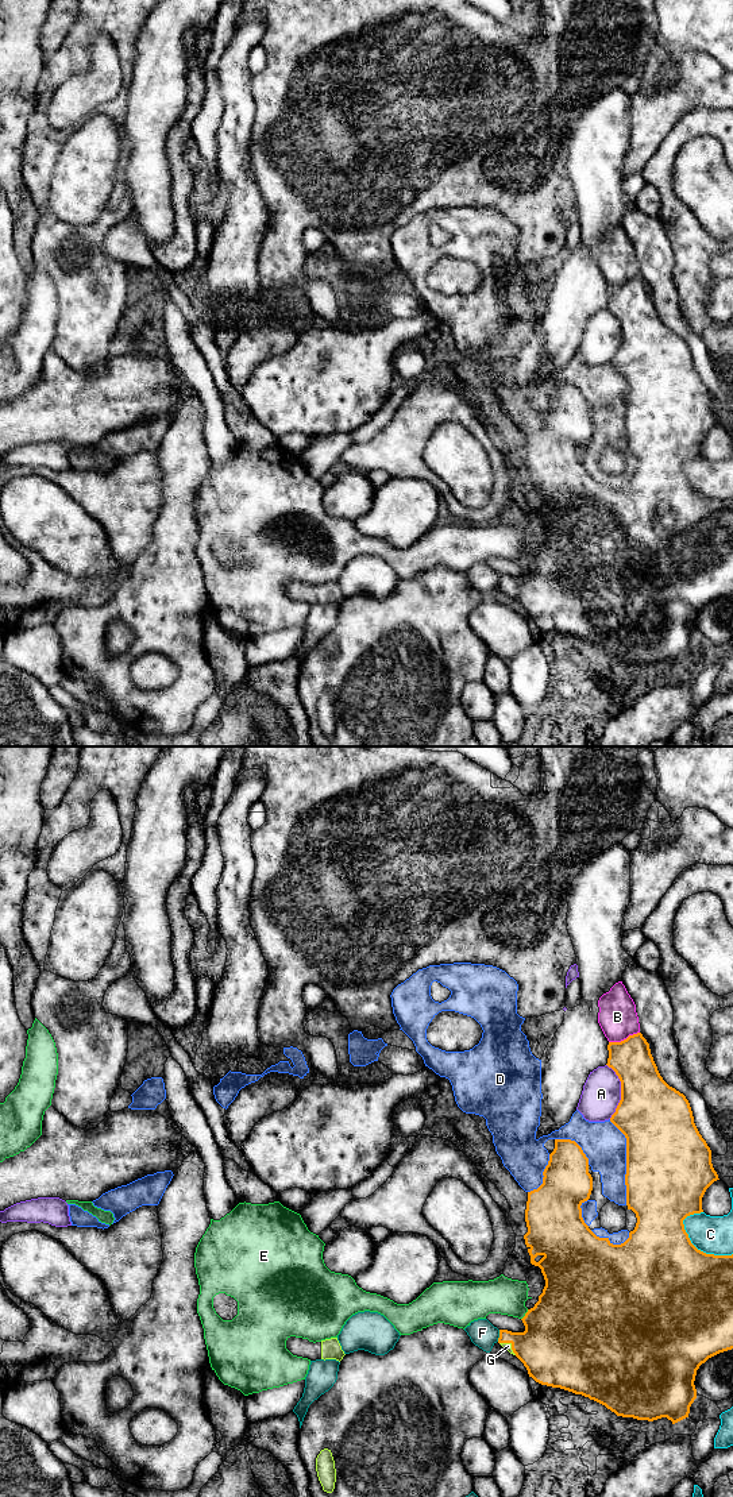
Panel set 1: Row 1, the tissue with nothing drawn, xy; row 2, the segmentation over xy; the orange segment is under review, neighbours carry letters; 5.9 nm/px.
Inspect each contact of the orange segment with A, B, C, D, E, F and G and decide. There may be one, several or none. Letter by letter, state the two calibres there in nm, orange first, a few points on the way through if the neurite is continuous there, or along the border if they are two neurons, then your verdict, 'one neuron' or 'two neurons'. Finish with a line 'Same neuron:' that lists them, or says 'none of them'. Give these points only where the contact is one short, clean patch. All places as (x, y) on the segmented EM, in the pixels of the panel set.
A: 420 nm thick on the orange side, 220 nm on the other; two neurons
B: 240 nm thick on the orange side, 240 nm on the other; two neurons
C: 500 nm thick on the orange side, 220 nm on the other; two neurons
D: 500 nm thick on the orange side, 260 nm on the other; two neurons
E: 460 nm thick on the orange side, 220 nm on the other; two neurons
F: 280 nm thick on the orange side, 160 nm on the other; two neurons
G: 400 nm thick on the orange side, 50 nm on the other; runs through xy (554, 1347), (512, 1345), (508, 1346); one neuron
Same neuron: G

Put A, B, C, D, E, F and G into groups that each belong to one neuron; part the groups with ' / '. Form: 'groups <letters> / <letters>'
groups A / B / C / D / E / F / G

